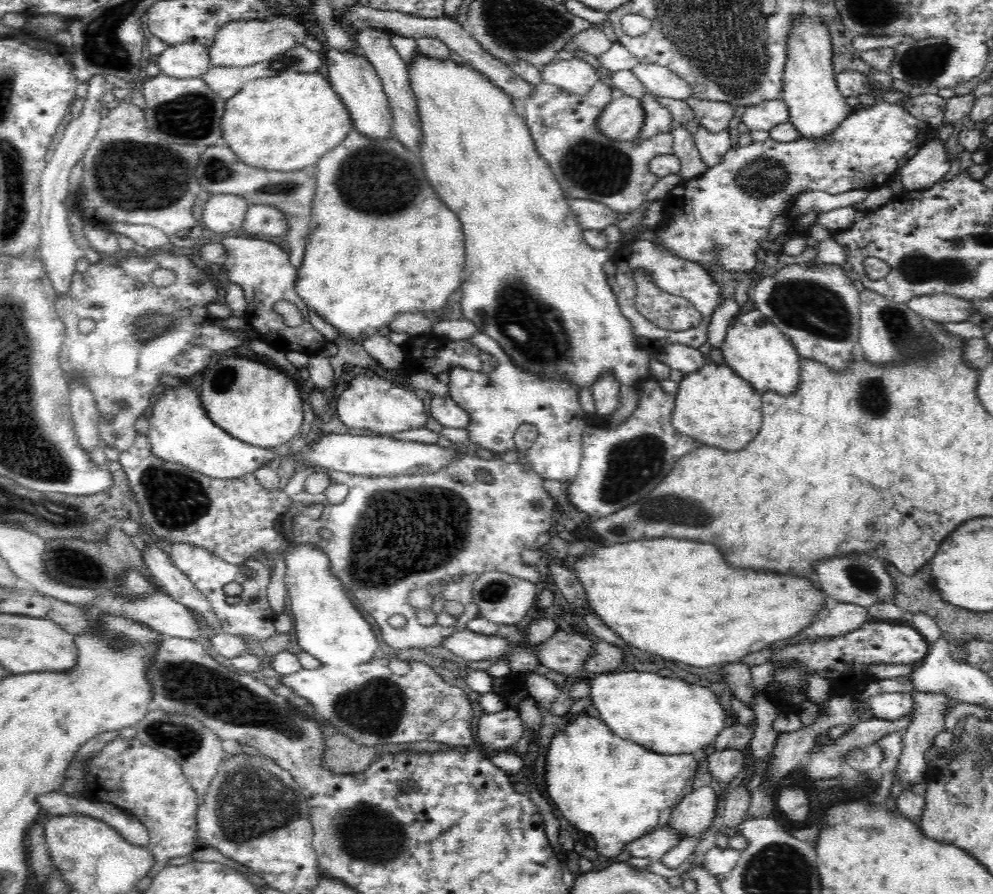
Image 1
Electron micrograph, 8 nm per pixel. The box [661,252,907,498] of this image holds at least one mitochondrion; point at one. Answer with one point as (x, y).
(810, 306)

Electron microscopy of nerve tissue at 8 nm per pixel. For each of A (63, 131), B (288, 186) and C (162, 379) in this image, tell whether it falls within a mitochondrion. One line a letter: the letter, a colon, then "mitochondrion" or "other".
A: other
B: mitochondrion
C: other

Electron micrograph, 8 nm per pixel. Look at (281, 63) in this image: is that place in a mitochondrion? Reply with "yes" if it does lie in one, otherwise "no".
yes

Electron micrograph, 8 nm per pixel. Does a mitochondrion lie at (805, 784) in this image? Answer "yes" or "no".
no

